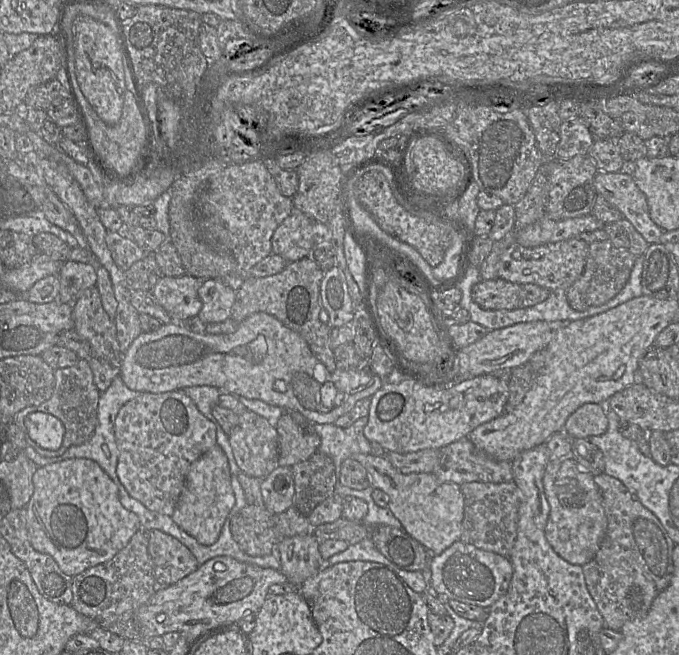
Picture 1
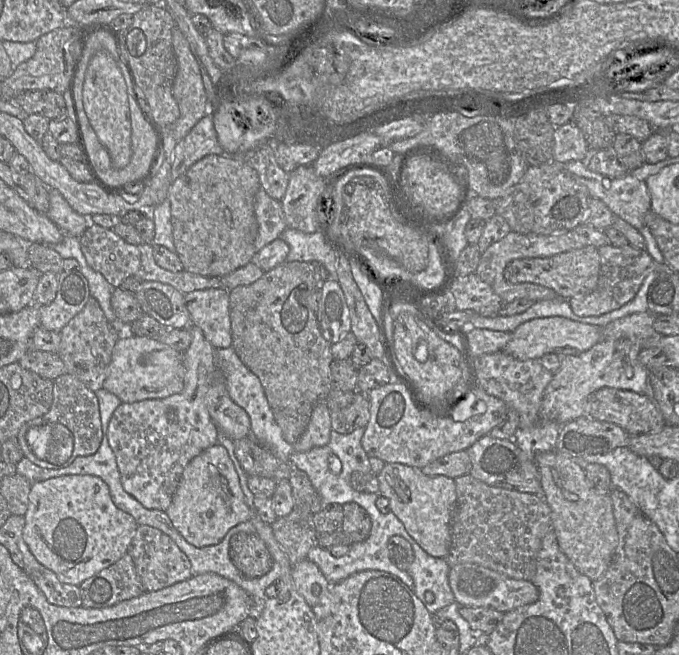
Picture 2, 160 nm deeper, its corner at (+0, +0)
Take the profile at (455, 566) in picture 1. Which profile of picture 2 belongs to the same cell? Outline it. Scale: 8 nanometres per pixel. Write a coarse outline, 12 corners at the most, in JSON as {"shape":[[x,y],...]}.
{"shape":[[473,563],[450,567],[460,607],[506,613],[531,604],[538,589]]}

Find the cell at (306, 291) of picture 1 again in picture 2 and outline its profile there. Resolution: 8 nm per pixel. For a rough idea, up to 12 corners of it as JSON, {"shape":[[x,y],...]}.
{"shape":[[309,262],[229,292],[232,347],[292,446],[332,390]]}

